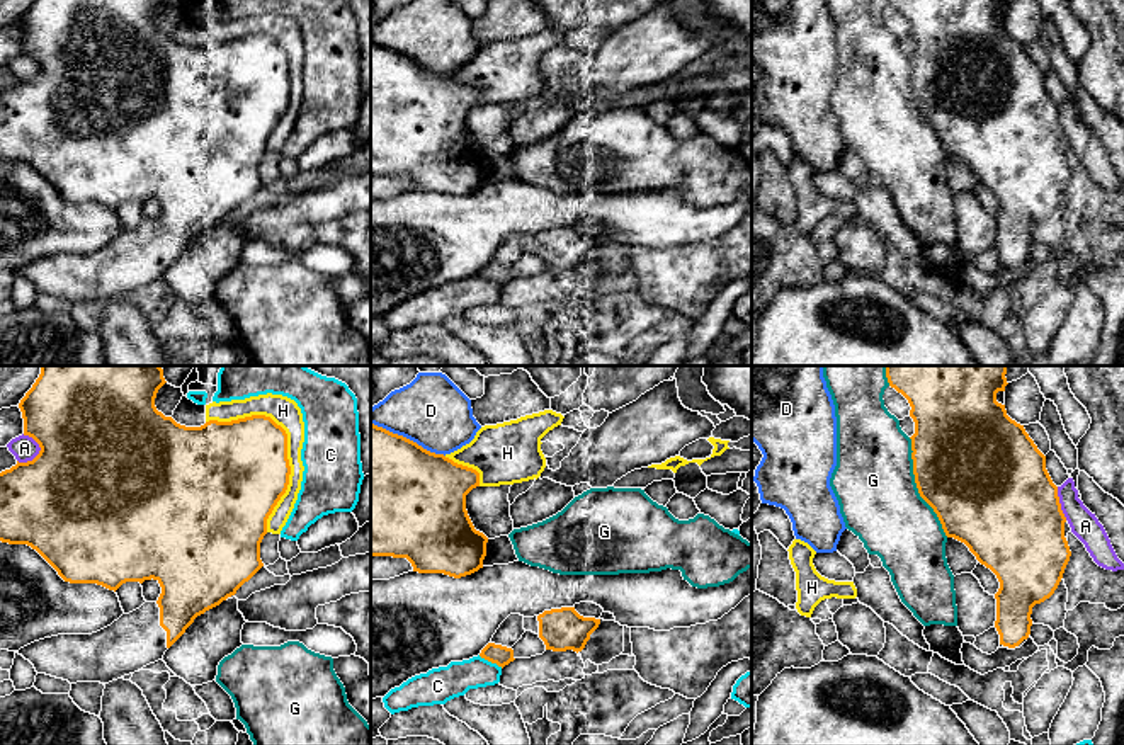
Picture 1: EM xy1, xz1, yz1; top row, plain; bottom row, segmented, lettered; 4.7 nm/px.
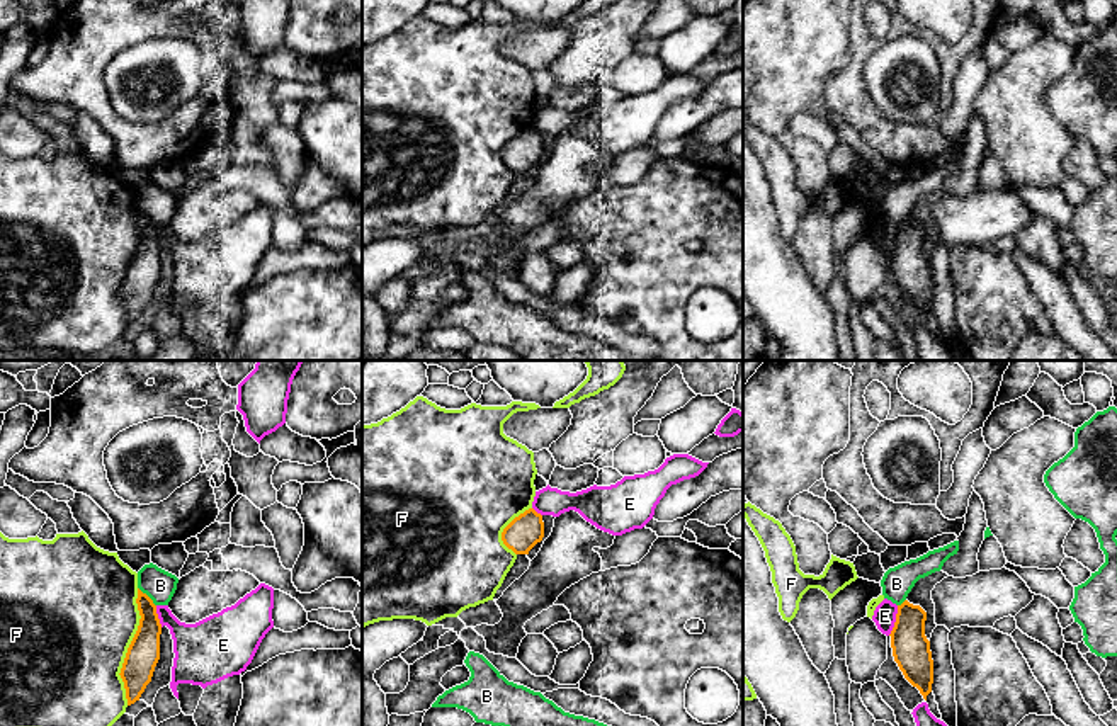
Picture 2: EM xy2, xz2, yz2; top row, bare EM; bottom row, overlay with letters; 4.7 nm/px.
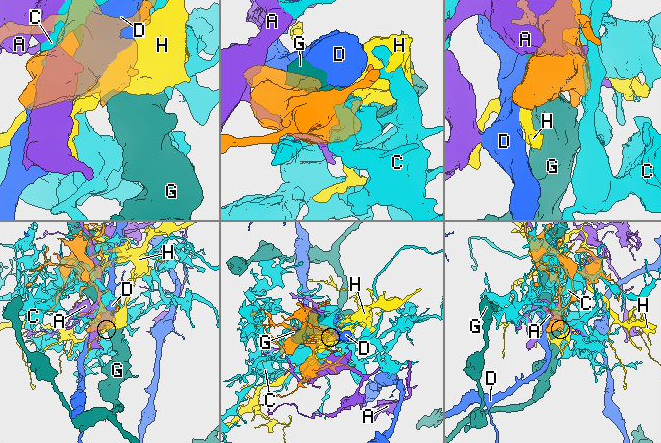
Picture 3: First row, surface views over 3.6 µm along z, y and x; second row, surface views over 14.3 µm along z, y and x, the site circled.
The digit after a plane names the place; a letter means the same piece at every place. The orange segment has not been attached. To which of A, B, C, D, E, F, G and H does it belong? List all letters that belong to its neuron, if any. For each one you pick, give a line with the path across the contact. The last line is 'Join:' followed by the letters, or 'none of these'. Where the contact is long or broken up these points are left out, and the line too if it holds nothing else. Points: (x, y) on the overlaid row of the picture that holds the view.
Join: none of these

